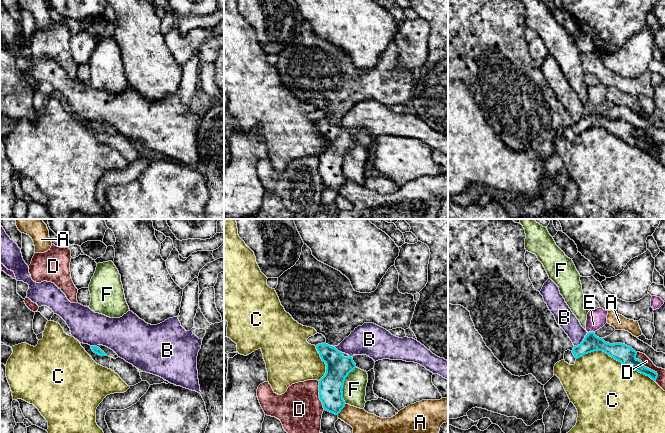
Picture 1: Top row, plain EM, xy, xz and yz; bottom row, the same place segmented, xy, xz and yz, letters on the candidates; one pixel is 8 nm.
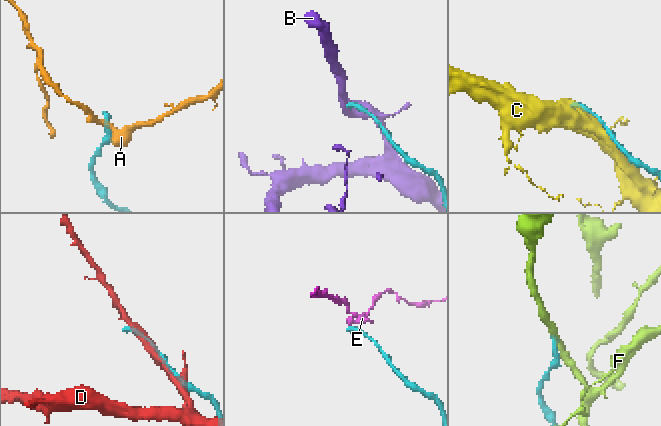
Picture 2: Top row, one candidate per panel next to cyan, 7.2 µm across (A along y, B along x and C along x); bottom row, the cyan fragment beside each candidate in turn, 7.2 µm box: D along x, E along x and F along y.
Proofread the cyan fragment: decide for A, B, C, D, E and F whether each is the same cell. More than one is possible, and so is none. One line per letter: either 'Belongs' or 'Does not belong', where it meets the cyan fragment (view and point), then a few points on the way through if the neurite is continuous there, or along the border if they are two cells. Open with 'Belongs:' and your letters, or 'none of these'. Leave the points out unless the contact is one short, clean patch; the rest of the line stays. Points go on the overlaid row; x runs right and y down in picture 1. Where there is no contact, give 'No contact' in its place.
Belongs: none of these
A: Does not belong. Touches cyan at xz (342, 408). Boundary: xz (345, 403), (345, 406), (337, 414)
B: Does not belong. Touches cyan at yz (582, 341). Boundary: yz (587, 332), (584, 339), (574, 346)
C: Does not belong. Touches cyan at yz (615, 359)
D: Does not belong. Touches cyan at yz (646, 367)
E: Does not belong. Touches cyan at yz (590, 332). Boundary: yz (593, 331), (588, 333)
F: Does not belong. Touches cyan at xz (343, 384)

